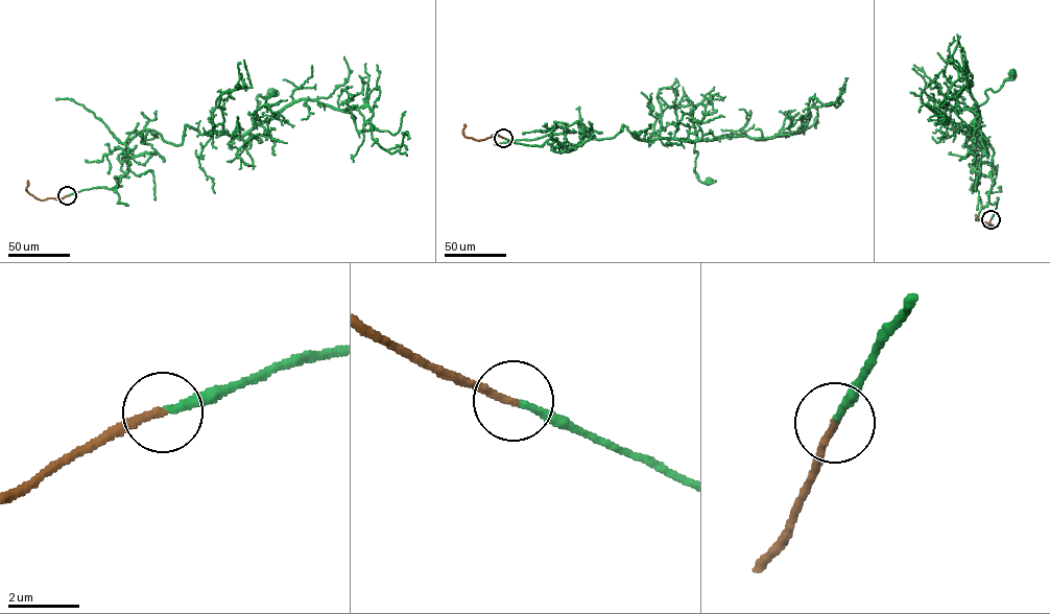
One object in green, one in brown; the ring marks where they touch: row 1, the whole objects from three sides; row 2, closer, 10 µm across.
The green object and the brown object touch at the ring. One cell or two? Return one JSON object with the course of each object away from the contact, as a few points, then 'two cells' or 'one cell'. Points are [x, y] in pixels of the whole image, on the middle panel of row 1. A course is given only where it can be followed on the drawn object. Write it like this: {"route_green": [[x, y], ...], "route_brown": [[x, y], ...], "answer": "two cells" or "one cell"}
{"route_green": [[504, 138], [570, 151], [623, 125], [638, 139], [694, 141], [694, 171], [709, 181]], "route_brown": [[504, 138], [496, 134], [479, 140], [467, 137], [462, 132], [464, 124]], "answer": "one cell"}

